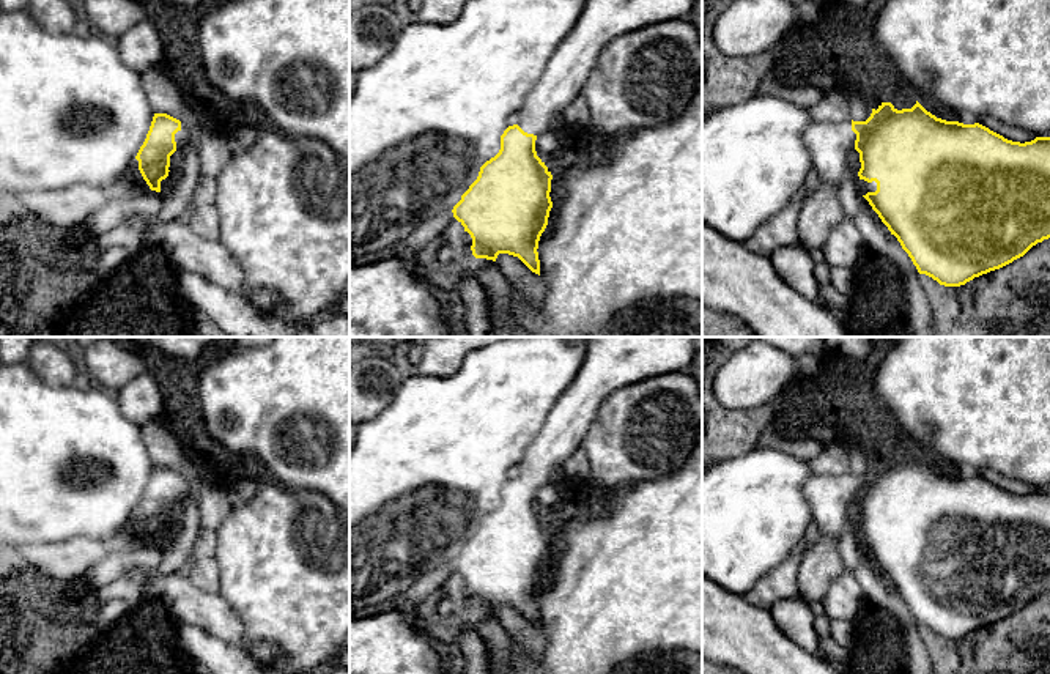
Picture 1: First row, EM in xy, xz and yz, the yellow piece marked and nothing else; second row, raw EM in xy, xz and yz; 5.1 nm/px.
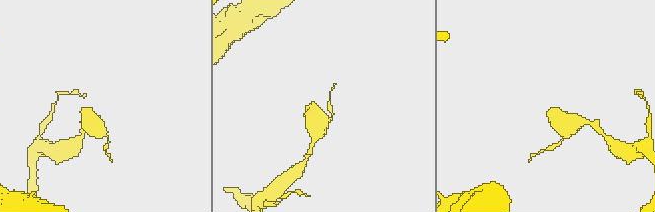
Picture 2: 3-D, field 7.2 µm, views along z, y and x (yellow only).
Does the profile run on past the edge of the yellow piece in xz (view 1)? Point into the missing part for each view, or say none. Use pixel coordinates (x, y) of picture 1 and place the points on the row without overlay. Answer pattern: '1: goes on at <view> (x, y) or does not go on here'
1: goes on at xz (611, 362)

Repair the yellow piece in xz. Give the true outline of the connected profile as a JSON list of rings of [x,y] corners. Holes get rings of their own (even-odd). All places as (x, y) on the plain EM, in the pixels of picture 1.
[[[589,337],[579,372],[549,409],[542,430],[518,463],[518,476],[501,488],[499,506],[486,513],[477,532],[453,559],[453,570],[472,591],[472,608],[496,614],[499,606],[518,609],[540,628],[538,594],[548,578],[553,528],[537,509],[535,493],[576,452],[587,436],[601,402],[617,389],[644,378],[685,372],[696,356],[696,337]]]

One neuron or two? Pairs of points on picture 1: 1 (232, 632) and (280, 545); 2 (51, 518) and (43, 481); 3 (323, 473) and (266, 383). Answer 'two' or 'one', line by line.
1: two
2: one
3: one

